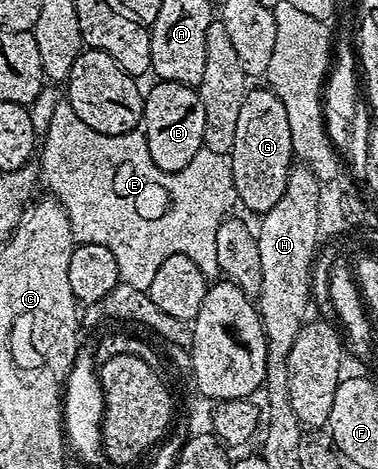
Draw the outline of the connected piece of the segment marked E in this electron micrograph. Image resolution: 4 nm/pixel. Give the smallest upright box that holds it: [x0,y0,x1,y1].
[38,100,238,291]

